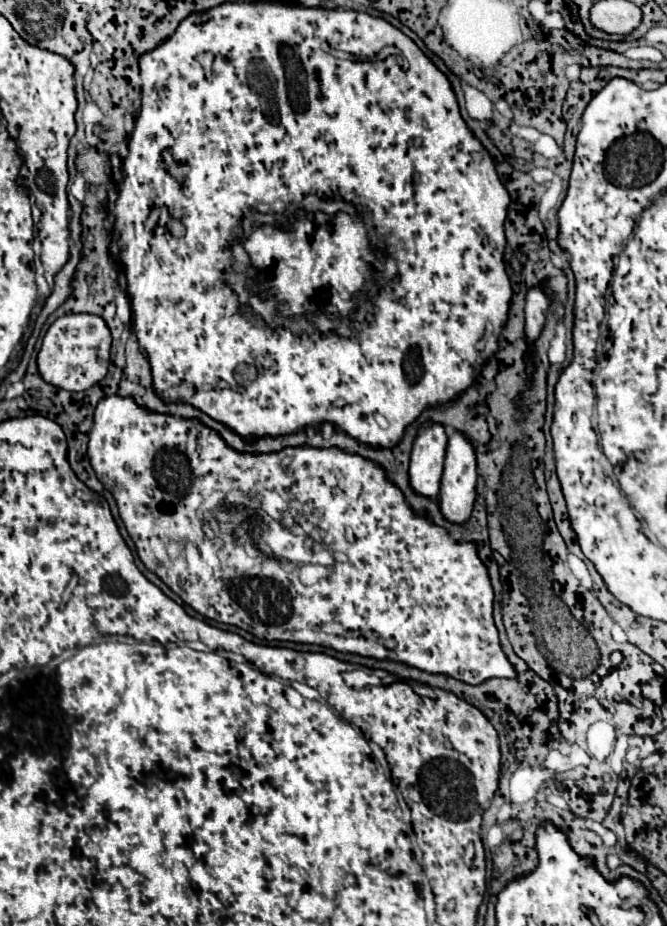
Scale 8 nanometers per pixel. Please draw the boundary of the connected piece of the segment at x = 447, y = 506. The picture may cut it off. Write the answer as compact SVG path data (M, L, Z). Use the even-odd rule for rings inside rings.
M452 431L450 439L448 439L444 475L442 475L442 485L440 485L440 505L442 505L442 513L446 519L450 519L454 523L468 521L474 499L476 499L476 479L478 479L478 473L476 473L474 445L468 441L468 437L464 433Z

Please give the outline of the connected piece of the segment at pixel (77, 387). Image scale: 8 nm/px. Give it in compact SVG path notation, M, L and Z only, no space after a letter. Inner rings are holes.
M78 313L78 315L62 315L56 323L50 325L42 349L38 353L38 369L40 375L59 389L72 392L84 391L90 383L102 381L108 371L108 357L110 357L110 329L106 321L98 315ZM86 385L86 387L84 387Z

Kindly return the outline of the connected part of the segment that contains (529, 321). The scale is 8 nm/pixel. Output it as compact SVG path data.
M534 287L526 295L526 337L528 341L536 341L542 327L544 327L544 313L550 305L548 295L540 289Z

